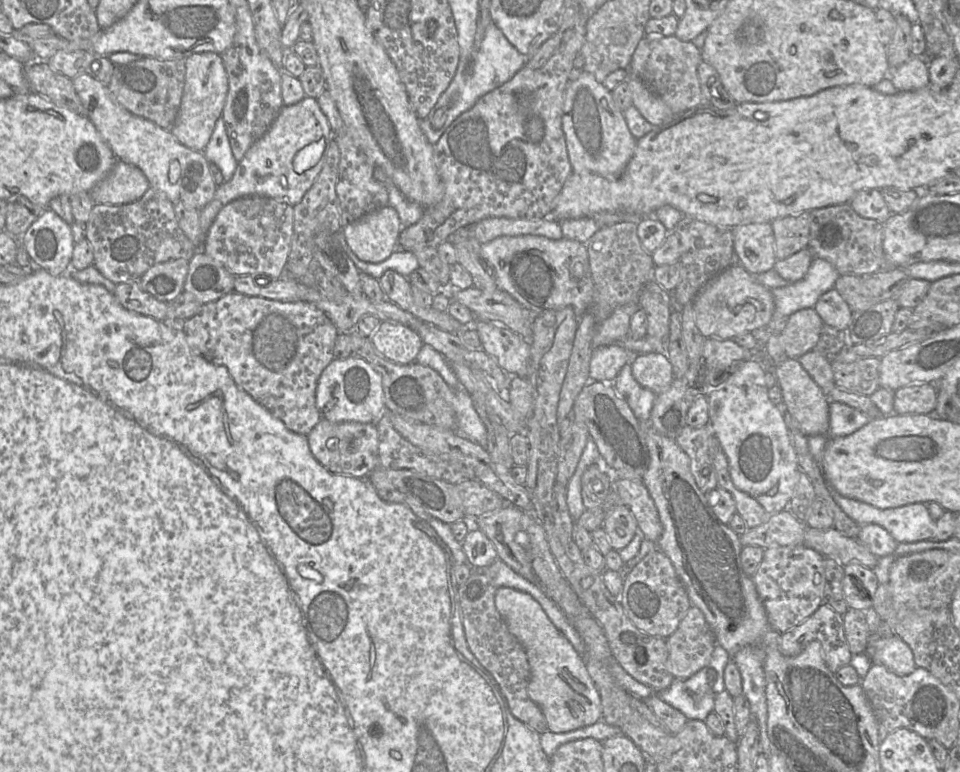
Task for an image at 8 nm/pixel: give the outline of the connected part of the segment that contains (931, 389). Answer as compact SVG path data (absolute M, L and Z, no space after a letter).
M911 384L895 391L893 413L899 415L932 415L936 408L936 401L936 384Z

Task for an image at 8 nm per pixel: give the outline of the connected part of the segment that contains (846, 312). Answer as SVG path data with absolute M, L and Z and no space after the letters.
M832 288L822 294L813 307L824 324L845 331L852 318L852 311L839 292Z

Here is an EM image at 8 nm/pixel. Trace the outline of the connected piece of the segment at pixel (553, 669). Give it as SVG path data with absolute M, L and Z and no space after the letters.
M509 587L498 588L495 605L509 631L526 651L530 666L528 696L541 709L548 730L567 733L602 720L600 695L583 657L551 622L541 605L530 594Z

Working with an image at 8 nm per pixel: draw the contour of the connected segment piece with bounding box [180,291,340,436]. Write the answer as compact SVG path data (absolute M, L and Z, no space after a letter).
M233 291L202 305L197 314L180 321L180 327L195 353L211 364L225 367L239 388L280 419L290 431L307 436L321 420L316 407L317 384L323 370L334 360L334 343L340 332L314 304L282 302Z

